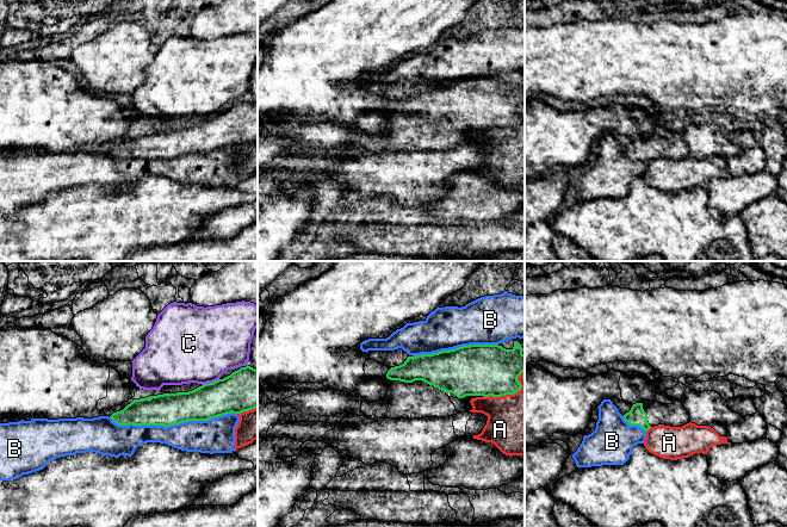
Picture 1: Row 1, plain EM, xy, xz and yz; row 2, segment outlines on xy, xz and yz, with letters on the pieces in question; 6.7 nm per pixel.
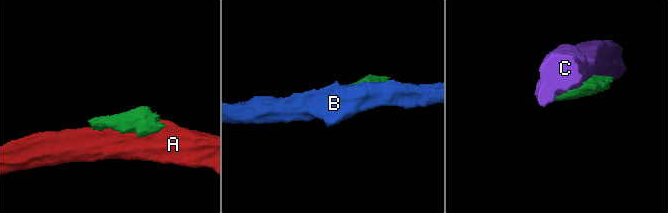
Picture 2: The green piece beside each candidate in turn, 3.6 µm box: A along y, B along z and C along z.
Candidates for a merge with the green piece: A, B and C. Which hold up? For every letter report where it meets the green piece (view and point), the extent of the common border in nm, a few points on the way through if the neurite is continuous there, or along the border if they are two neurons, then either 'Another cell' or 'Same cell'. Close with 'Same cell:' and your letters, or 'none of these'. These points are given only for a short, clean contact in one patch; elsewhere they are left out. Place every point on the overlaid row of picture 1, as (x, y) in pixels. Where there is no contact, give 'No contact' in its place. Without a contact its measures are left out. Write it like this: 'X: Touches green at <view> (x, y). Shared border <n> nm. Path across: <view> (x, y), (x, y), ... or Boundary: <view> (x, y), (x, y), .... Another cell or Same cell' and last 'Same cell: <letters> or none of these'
A: Touches green at xz (510, 394). Shared border 340 nm. Another cell
B: Touches green at xy (172, 425). Shared border 850 nm. Another cell
C: Touches green at xy (210, 383). Shared border 130 nm. Another cell
Same cell: none of these

